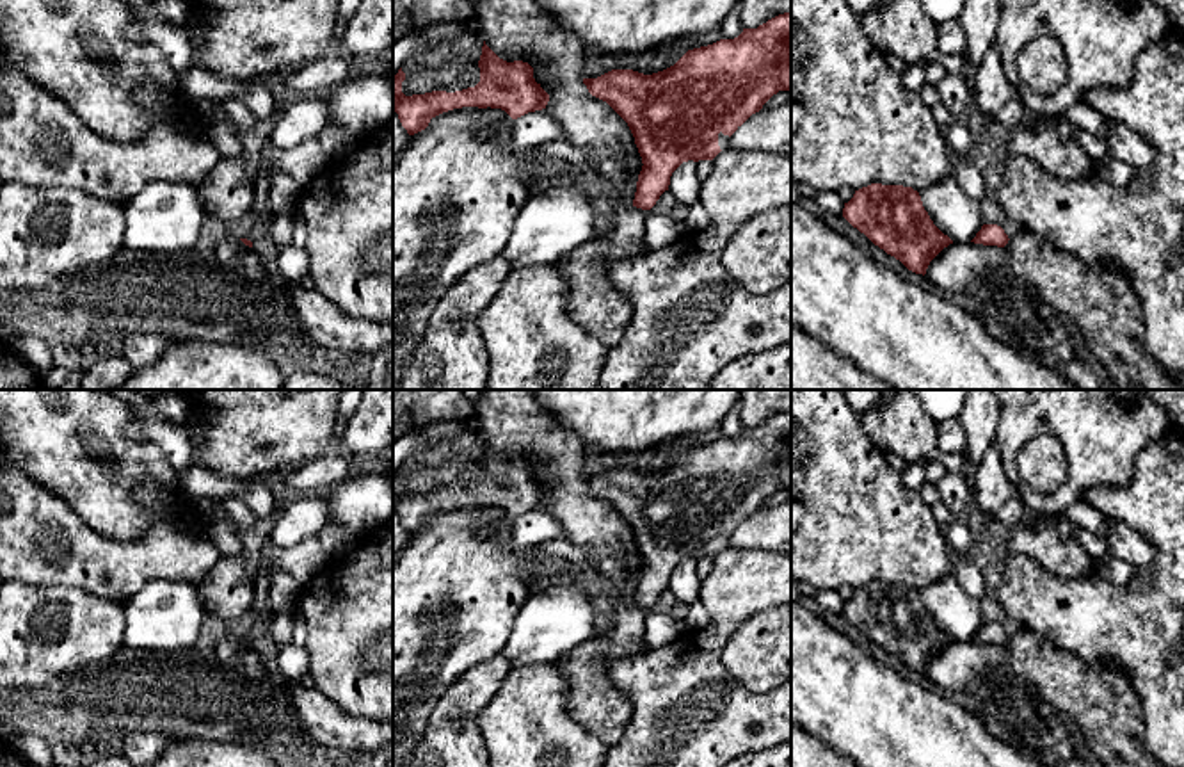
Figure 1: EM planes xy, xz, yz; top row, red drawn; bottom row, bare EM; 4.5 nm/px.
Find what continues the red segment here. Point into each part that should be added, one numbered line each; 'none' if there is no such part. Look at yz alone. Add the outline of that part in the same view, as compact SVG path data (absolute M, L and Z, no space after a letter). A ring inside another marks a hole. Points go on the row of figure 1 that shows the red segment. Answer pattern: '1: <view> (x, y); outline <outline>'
none

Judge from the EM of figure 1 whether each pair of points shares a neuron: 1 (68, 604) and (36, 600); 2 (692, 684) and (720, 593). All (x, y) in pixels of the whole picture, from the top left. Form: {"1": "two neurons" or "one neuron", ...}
{"1": "one neuron", "2": "one neuron"}

